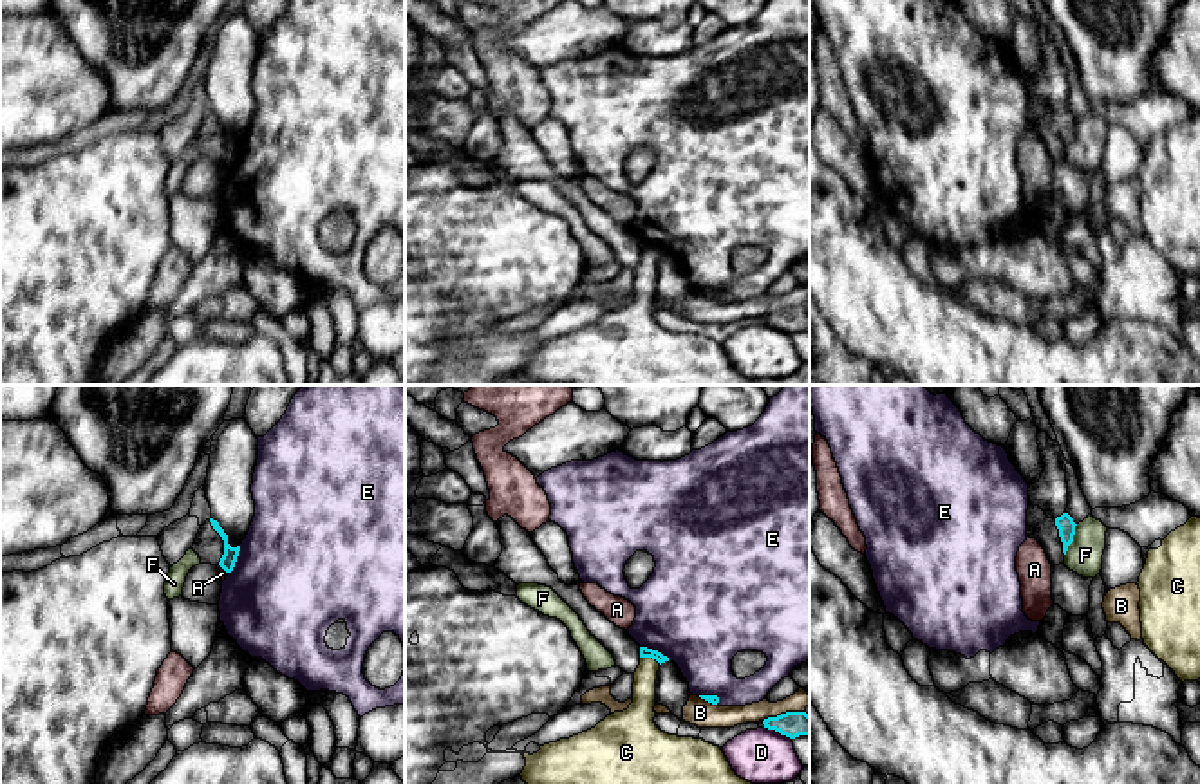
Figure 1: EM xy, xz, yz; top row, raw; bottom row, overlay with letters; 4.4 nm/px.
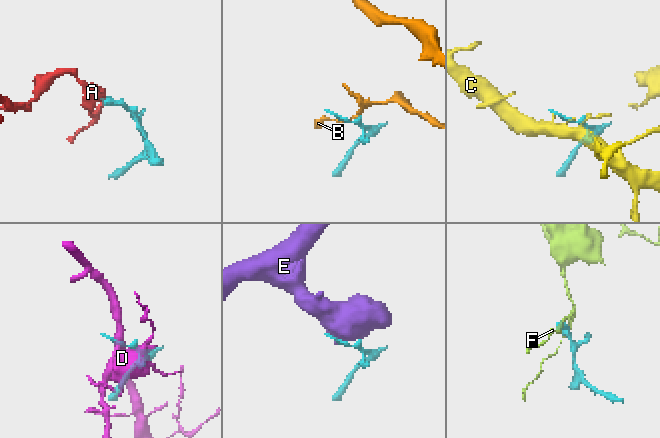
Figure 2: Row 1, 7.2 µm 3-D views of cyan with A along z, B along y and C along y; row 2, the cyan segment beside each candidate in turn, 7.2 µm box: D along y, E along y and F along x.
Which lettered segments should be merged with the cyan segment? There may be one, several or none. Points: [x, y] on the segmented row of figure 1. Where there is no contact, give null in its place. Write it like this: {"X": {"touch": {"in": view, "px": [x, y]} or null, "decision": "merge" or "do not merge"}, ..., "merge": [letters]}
{"A": {"touch": {"in": "xy", "px": [223, 568]}, "decision": "do not merge"}, "B": {"touch": {"in": "xz", "px": [783, 714]}, "decision": "do not merge"}, "C": {"touch": {"in": "xz", "px": [651, 656]}, "decision": "do not merge"}, "D": {"touch": {"in": "xz", "px": [778, 730]}, "decision": "do not merge"}, "E": {"touch": {"in": "xz", "px": [655, 651]}, "decision": "do not merge"}, "F": {"touch": {"in": "yz", "px": [1072, 541]}, "decision": "do not merge"}, "merge": []}

